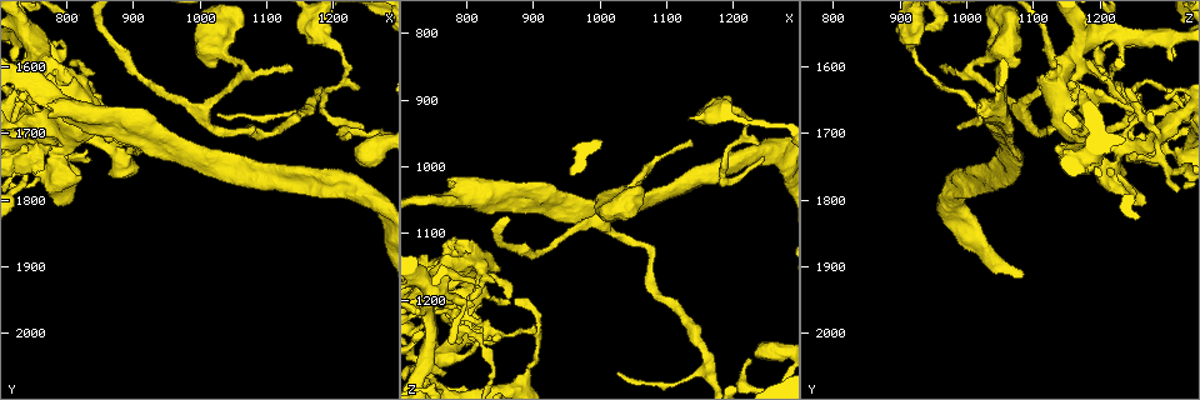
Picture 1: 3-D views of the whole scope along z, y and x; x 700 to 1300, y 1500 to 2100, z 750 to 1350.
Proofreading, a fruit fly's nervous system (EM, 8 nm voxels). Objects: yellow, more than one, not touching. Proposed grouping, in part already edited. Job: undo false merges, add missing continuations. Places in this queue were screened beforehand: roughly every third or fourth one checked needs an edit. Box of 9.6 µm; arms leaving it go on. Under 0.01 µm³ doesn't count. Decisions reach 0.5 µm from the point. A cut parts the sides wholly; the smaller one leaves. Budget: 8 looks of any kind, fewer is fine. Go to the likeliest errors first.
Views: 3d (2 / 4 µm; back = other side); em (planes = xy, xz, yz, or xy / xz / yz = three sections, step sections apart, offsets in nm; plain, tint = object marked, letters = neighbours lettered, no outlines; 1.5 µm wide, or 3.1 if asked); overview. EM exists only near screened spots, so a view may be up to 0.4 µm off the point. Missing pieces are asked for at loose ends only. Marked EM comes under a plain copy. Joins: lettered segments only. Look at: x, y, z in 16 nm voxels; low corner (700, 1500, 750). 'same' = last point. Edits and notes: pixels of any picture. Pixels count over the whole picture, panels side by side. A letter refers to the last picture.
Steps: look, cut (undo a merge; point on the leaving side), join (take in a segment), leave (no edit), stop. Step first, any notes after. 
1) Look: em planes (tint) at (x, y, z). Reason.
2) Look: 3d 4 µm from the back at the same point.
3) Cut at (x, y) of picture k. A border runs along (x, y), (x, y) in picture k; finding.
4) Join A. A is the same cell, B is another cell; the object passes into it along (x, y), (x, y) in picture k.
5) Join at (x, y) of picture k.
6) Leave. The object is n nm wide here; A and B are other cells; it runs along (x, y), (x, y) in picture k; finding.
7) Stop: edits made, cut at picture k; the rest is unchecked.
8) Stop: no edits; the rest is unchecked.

Look: 3d 4 µm at (1065, 1610, 1010). A fork.

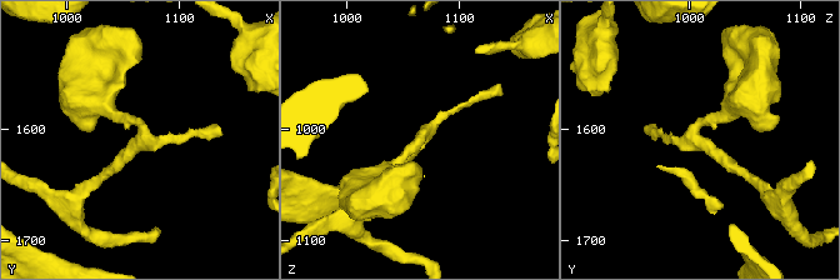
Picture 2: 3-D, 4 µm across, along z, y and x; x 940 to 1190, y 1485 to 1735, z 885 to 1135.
Look: em xy step 8 (letters) at (1068, 1610, 1006).

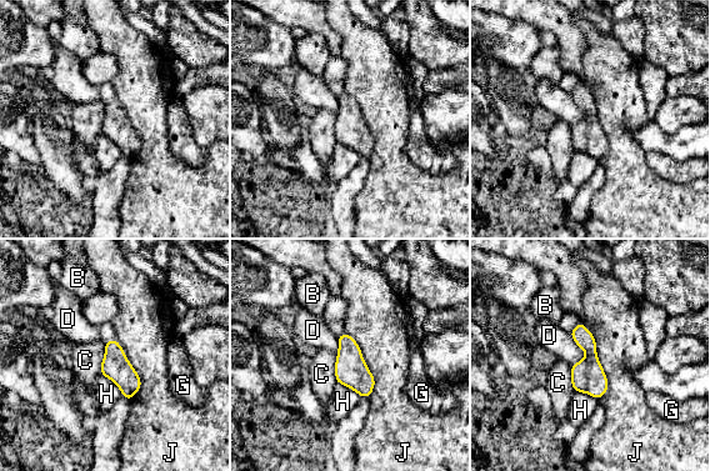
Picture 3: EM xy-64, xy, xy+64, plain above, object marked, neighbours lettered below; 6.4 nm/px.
Leave. The object is 180 nm wide here; B, C, D, G, H and J are other cells; a border runs along (100, 372), (116, 385), (123, 396) in picture 3; all the same neuron.

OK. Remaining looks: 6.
Look: 3d 2 µm from the back at (1225, 1705, 1290).

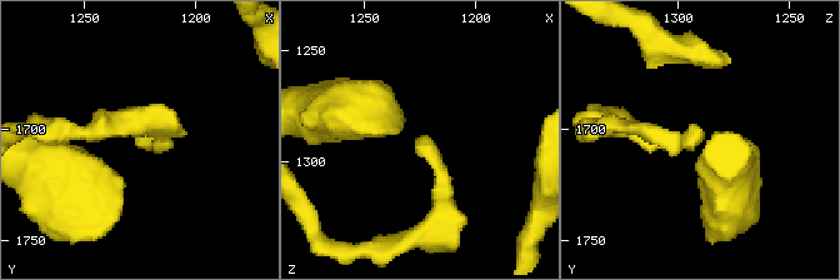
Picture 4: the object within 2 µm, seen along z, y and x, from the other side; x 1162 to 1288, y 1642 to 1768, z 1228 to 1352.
Look: em planes (letters) at (1223, 1702, 1288).

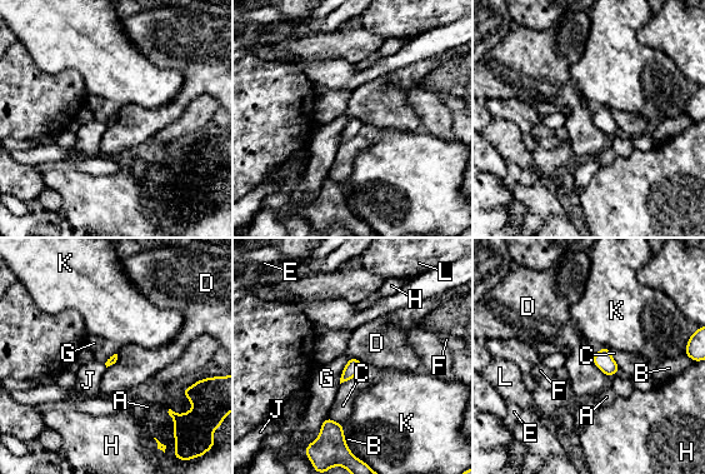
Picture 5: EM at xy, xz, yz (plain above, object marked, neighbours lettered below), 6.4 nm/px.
Leave. The longest contact is with D, 160 nm; A, B, C, D, E, F, G, H, J, K and L are other cells; a border runs along (591, 357), (591, 360), (605, 377) in picture 5; none of them fits.

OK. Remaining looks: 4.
Look: 3d 4 µm from the back at (1030, 1670, 1310). Branch stops here.

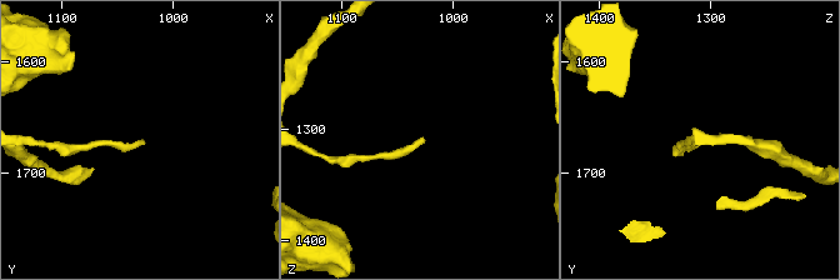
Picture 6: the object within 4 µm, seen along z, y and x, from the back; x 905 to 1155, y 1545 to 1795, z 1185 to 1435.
Look: em xz step 8 (tint) at (1024, 1672, 1310).

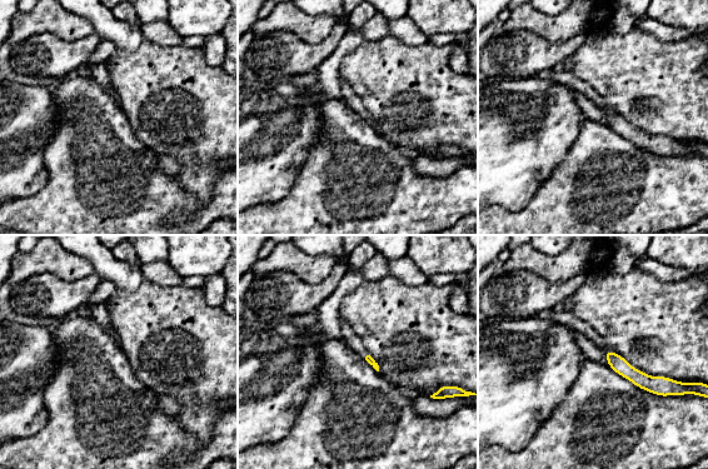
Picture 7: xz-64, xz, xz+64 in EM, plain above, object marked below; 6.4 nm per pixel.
Look: em planes (letters) at the same point. Another direction.

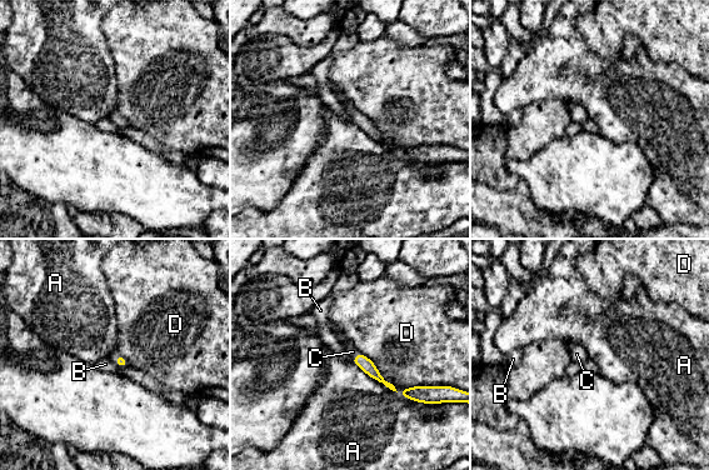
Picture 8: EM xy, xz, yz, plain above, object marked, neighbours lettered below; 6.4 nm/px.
Join C. C is the same cell, A, B and D are other cells; the object passes into it along (367, 365), (355, 356), (353, 351) in picture 8; the neuron continues.

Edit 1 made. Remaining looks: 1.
Stop: edits made, join at picture 8; the rest is unchecked.

